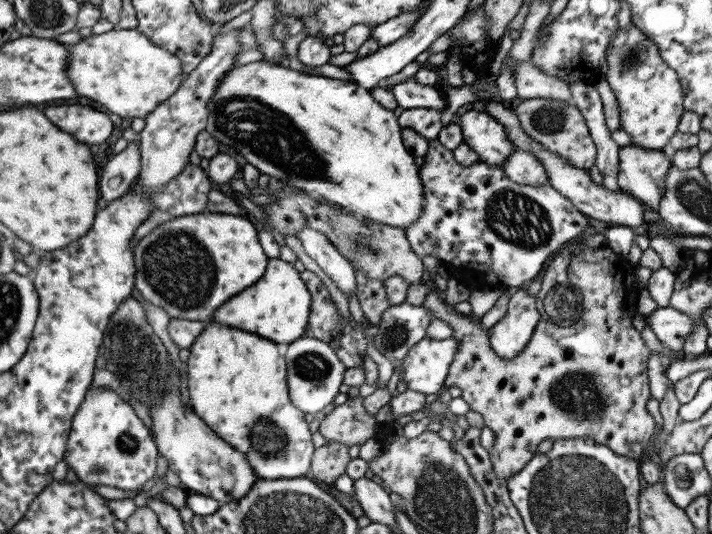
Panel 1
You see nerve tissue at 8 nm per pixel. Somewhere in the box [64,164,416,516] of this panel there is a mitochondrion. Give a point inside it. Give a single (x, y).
(178, 267)

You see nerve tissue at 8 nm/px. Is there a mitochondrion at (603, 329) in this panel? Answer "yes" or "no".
no

